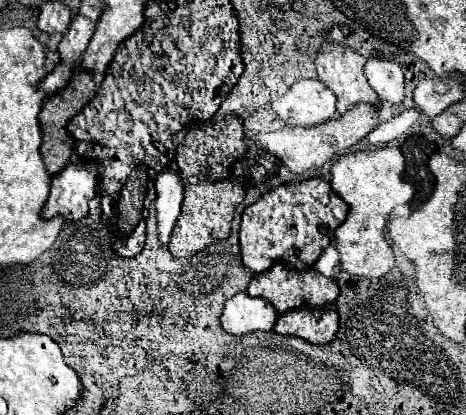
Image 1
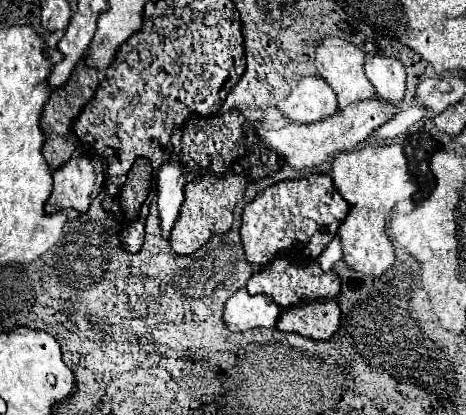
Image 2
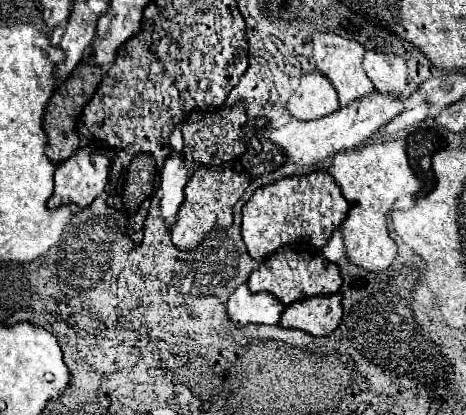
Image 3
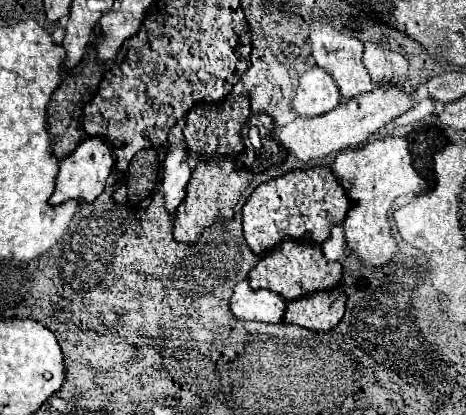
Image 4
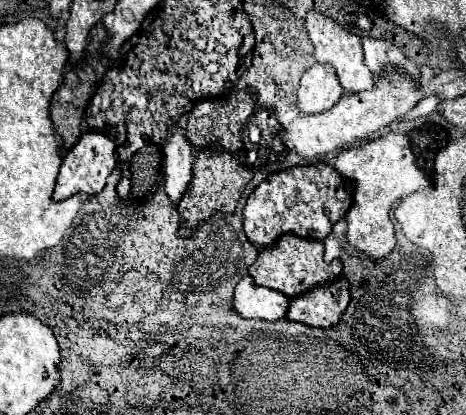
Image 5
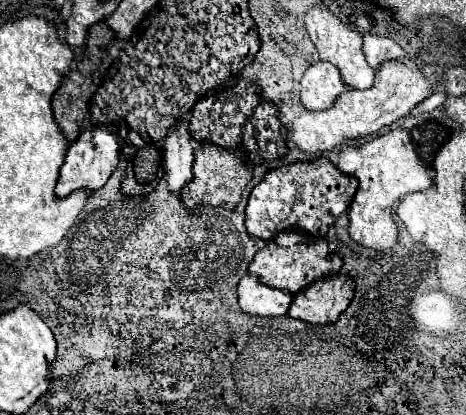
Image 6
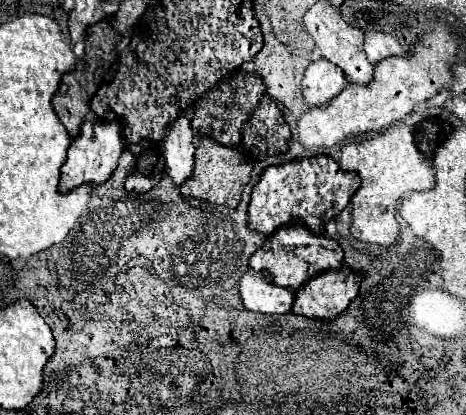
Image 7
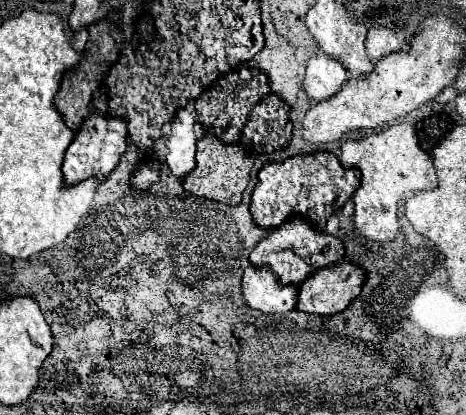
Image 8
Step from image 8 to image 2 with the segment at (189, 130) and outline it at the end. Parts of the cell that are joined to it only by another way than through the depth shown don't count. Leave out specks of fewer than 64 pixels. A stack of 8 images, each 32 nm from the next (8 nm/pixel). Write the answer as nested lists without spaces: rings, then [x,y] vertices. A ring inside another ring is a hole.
[[[178,160],[164,164],[158,174],[156,190],[158,190],[158,214],[160,214],[160,230],[162,238],[168,240],[170,230],[178,218],[180,206],[184,202],[184,170]]]

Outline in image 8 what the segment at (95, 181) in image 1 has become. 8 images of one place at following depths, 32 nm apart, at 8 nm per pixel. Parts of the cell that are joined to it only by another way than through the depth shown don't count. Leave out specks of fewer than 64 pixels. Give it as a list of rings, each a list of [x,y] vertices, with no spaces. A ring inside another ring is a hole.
[[[94,114],[76,132],[72,144],[66,150],[66,160],[62,164],[62,174],[64,174],[64,184],[78,184],[86,178],[106,178],[118,164],[120,156],[126,152],[126,122],[120,118],[106,118],[102,114]]]

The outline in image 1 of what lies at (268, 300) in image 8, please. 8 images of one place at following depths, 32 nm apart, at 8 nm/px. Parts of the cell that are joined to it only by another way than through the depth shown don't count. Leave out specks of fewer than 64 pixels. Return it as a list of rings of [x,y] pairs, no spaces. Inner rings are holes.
[[[240,292],[224,304],[220,324],[224,332],[244,336],[256,330],[272,330],[276,318],[276,310],[272,310],[272,304],[268,304],[264,298],[252,298],[246,292]]]

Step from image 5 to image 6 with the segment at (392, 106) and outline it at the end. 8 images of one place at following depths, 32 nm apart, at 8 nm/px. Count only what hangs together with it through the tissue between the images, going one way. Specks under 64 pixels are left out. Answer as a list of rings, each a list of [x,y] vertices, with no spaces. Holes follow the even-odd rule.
[[[386,62],[376,72],[376,82],[368,90],[346,90],[342,96],[334,102],[332,108],[324,112],[310,112],[310,116],[300,116],[286,134],[286,142],[302,150],[304,154],[318,154],[326,150],[334,150],[336,146],[348,144],[352,140],[358,140],[362,136],[376,134],[380,128],[390,126],[398,118],[406,116],[414,104],[422,102],[426,96],[432,94],[432,80],[426,80],[424,72],[420,70],[408,70],[402,62]]]

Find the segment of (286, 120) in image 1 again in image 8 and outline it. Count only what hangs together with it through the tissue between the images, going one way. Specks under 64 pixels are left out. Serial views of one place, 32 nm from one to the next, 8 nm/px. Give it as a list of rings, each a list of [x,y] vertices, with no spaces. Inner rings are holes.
[[[316,54],[308,60],[306,76],[304,76],[304,90],[306,96],[314,102],[324,102],[332,98],[344,82],[348,80],[348,72],[342,64],[328,58],[326,54]]]

